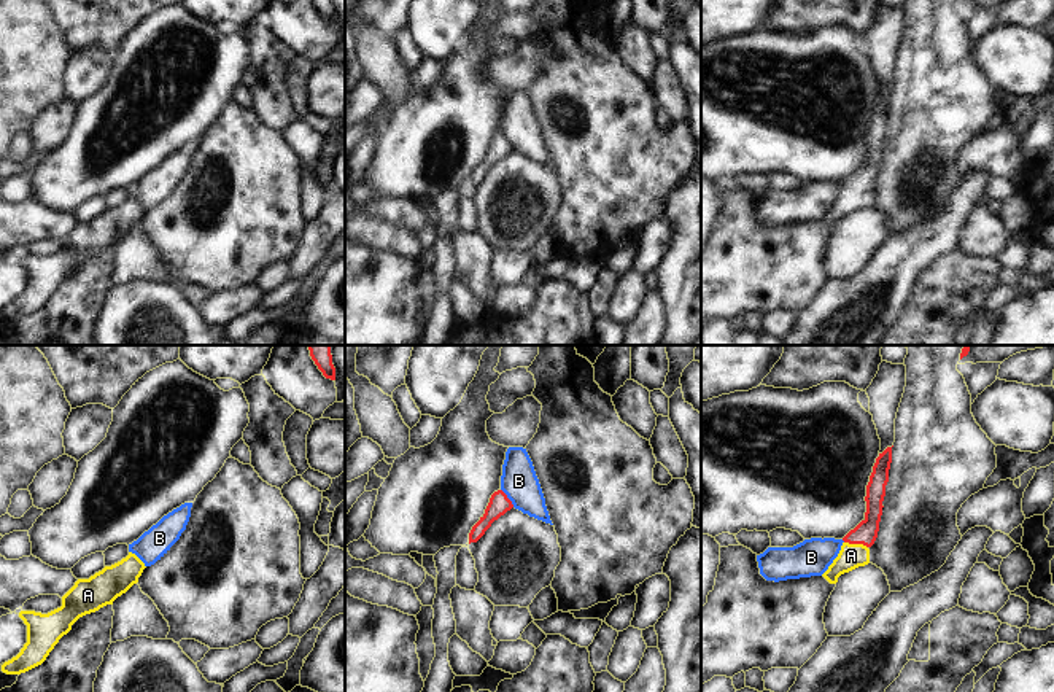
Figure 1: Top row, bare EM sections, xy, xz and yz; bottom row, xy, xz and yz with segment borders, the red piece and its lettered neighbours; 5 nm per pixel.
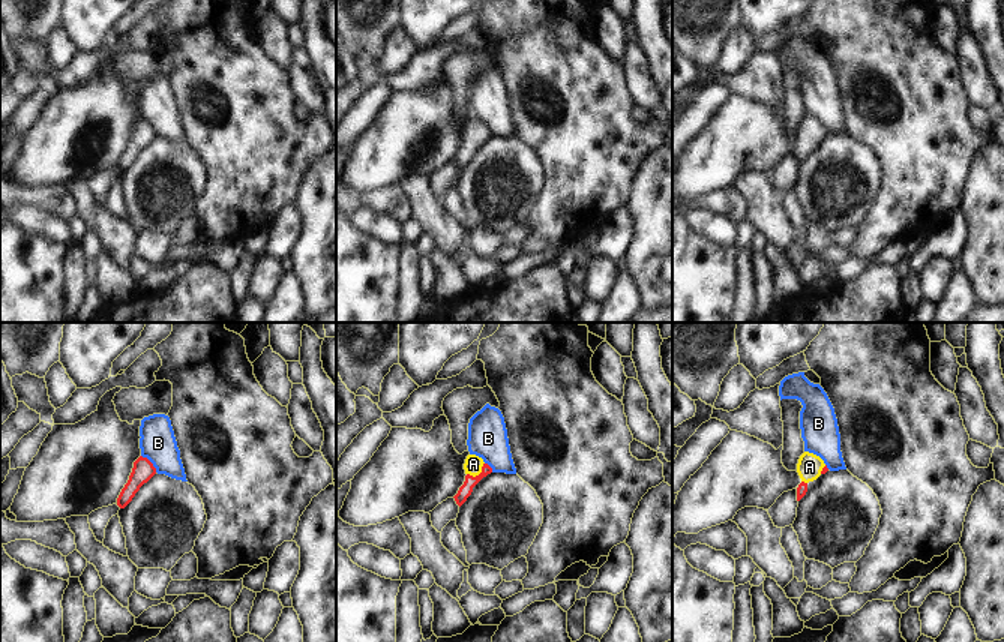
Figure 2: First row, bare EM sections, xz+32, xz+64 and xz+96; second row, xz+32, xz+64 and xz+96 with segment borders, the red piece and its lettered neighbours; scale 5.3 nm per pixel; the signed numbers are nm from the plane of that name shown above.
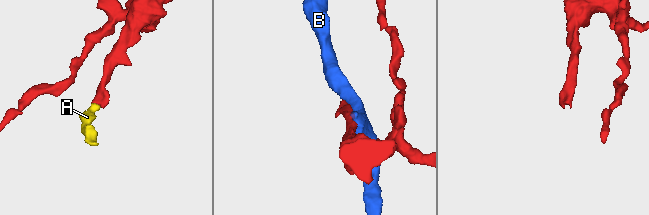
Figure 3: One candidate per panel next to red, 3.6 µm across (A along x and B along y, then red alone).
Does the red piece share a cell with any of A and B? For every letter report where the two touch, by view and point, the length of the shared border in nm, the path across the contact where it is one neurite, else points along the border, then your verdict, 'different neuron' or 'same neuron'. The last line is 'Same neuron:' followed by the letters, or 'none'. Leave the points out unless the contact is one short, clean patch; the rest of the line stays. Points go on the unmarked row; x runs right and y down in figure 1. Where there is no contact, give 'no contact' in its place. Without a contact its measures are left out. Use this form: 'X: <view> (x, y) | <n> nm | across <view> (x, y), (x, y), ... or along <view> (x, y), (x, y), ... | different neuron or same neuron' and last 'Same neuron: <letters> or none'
A: yz (856, 186) | 120 nm | across yz (865, 177), (856, 186), (851, 199) | same neuron
B: xz (507, 142) | 120 nm | different neuron
Same neuron: A

